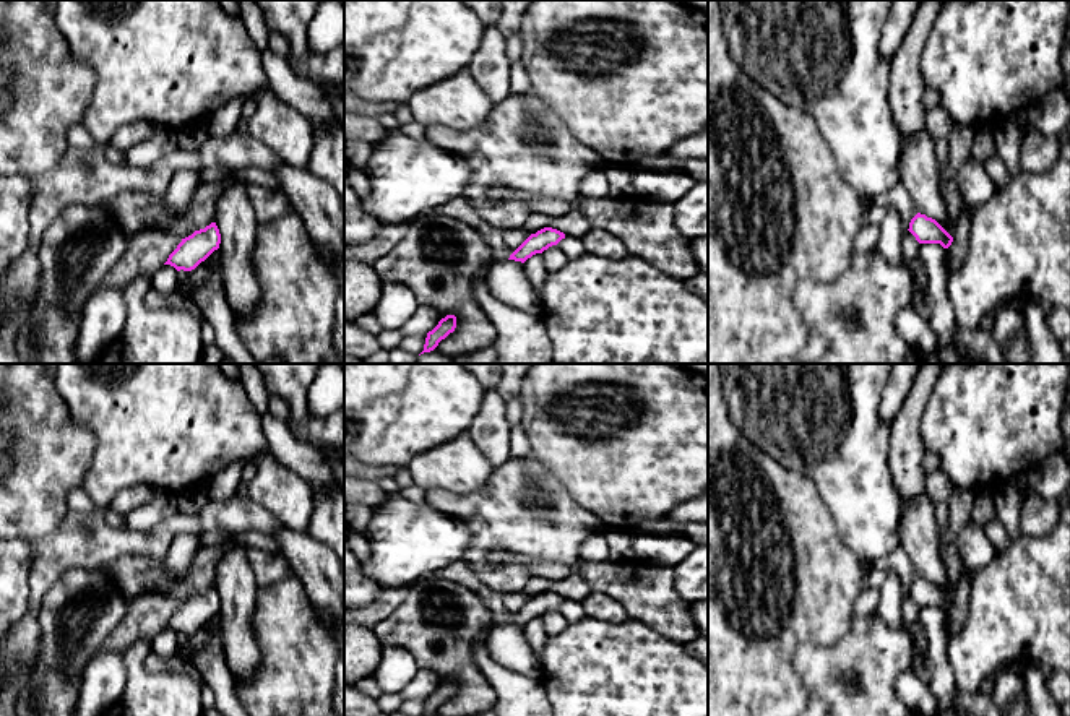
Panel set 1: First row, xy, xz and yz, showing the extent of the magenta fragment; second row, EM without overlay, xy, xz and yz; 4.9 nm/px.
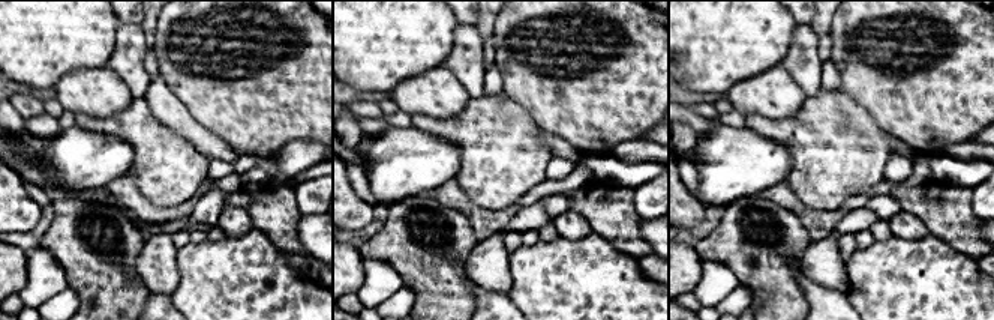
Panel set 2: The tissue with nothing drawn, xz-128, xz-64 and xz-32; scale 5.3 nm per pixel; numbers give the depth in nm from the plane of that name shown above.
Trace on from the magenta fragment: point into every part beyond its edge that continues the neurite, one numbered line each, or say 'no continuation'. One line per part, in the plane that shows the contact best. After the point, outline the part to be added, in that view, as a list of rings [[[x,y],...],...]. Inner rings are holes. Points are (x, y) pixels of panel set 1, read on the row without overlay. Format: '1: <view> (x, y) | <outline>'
no continuation

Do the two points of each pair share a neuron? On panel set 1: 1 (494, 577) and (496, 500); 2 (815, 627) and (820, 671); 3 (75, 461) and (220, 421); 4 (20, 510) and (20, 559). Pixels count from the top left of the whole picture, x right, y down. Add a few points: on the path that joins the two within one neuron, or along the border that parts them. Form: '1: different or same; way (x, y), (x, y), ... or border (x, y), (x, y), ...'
1: same; way (483, 557), (483, 539), (496, 520)
2: different; border (851, 625), (833, 645), (801, 643), (796, 674)
3: different; border (75, 422), (94, 437), (94, 455), (80, 486)
4: different; border (17, 536), (28, 541)

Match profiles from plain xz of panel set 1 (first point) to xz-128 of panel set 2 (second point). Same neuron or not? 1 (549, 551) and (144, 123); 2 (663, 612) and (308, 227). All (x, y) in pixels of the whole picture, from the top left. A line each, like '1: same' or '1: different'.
1: same
2: different

